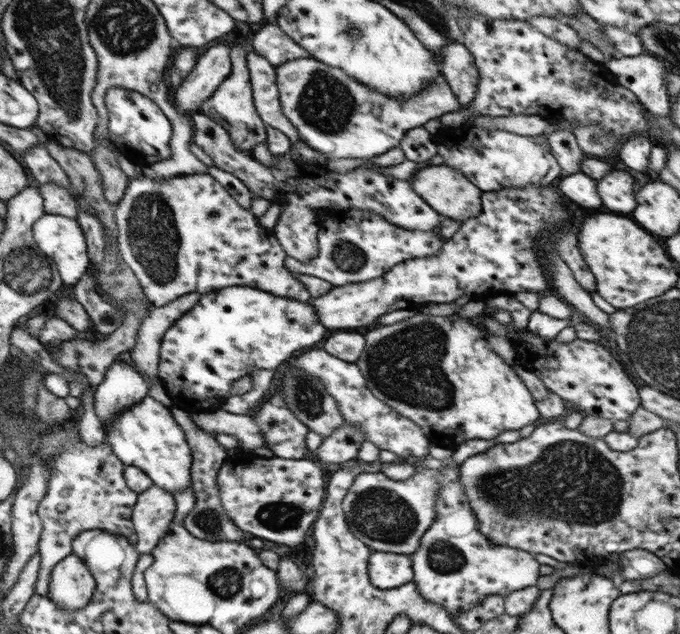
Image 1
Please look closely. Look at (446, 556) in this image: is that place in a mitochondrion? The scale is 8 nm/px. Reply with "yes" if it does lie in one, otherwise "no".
yes

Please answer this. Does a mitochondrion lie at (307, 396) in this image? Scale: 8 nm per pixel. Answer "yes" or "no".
yes

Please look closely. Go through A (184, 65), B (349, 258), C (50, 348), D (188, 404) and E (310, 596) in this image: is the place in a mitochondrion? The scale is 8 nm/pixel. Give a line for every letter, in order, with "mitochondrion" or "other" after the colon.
A: other
B: mitochondrion
C: other
D: other
E: other

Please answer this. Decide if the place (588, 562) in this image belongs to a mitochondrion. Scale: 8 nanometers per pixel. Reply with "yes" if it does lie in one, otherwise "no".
no

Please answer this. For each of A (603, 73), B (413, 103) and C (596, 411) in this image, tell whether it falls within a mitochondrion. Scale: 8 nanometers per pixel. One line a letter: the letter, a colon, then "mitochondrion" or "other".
A: other
B: other
C: other

